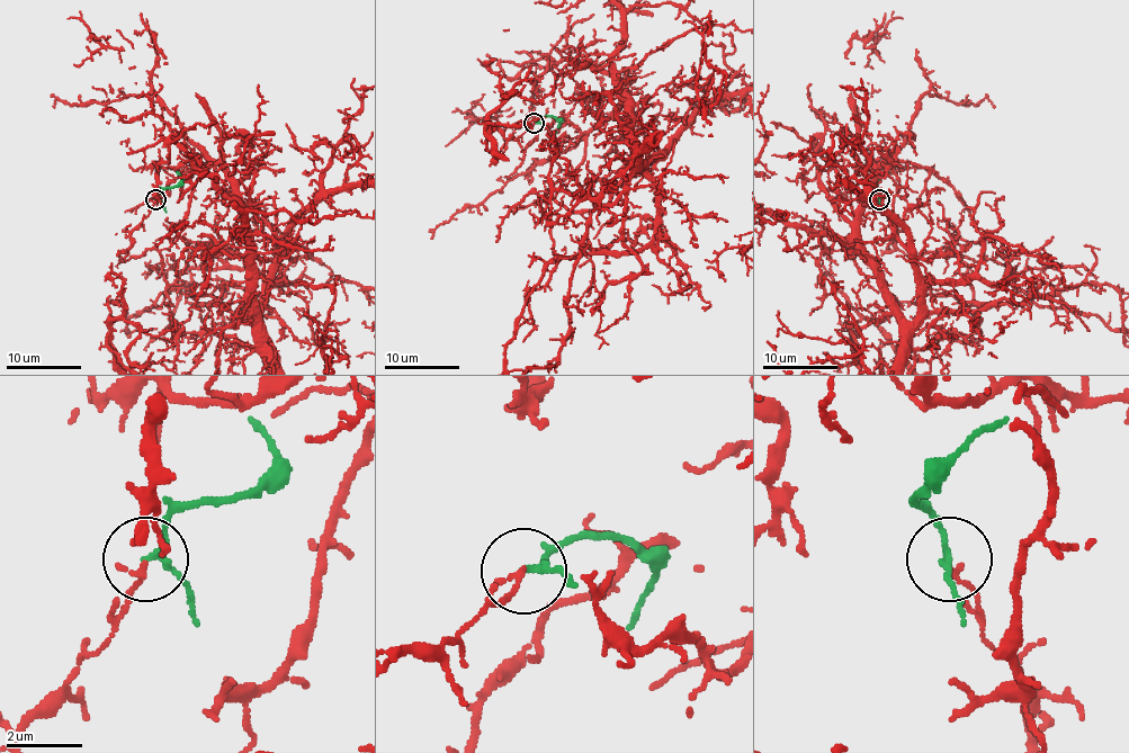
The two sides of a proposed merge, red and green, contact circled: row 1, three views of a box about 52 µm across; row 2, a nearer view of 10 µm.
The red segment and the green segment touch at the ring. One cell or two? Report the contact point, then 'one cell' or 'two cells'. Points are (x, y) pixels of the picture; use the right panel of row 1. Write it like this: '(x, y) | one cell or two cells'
(879, 199) | two cells

